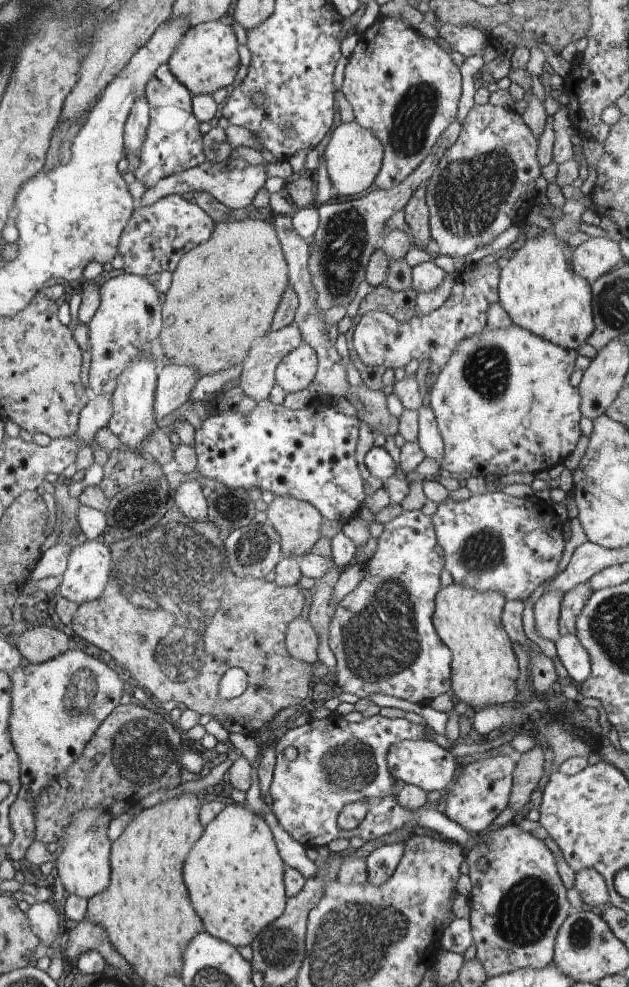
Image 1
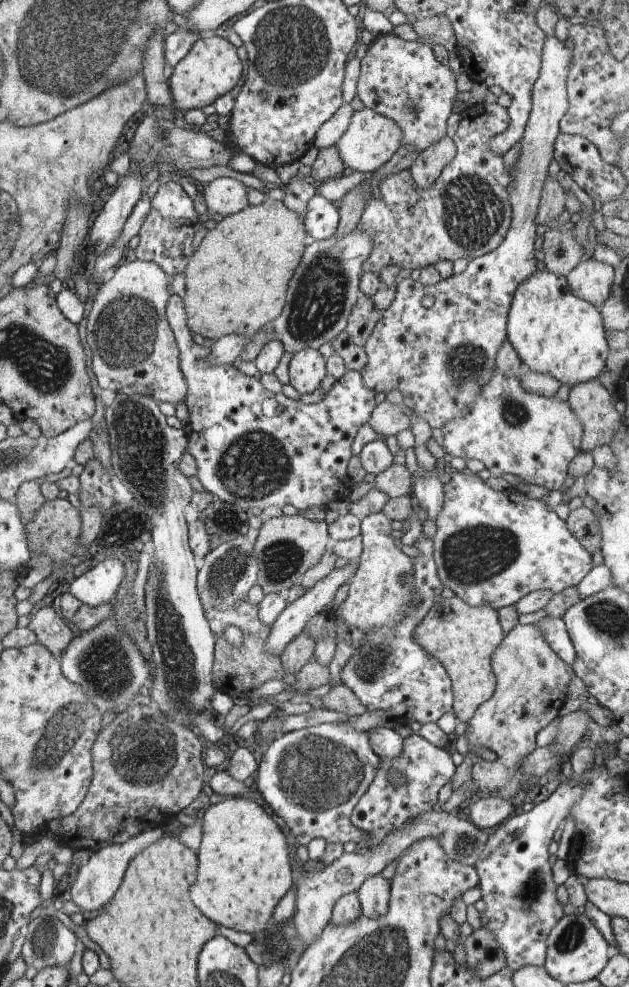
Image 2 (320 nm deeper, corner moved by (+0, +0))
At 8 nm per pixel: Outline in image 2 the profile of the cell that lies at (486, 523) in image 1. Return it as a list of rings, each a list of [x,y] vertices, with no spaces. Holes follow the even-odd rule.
[[[456,471],[452,477],[448,477],[446,481],[446,492],[444,496],[444,504],[440,514],[436,516],[436,533],[433,538],[433,556],[437,567],[438,577],[443,587],[452,590],[456,596],[462,598],[464,602],[468,602],[470,606],[484,606],[484,604],[492,604],[492,608],[500,611],[502,608],[516,605],[524,596],[528,596],[532,592],[552,590],[552,592],[560,593],[566,588],[577,587],[584,579],[584,576],[593,568],[592,556],[586,548],[582,547],[579,540],[568,530],[567,523],[556,514],[554,510],[549,510],[545,501],[533,499],[524,493],[511,488],[505,491],[494,491],[488,488],[476,474]]]

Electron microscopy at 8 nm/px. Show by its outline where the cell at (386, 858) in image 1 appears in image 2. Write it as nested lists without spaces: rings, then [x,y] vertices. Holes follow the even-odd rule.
[[[378,875],[364,880],[357,891],[361,915],[368,916],[368,918],[382,918],[388,912],[391,892],[388,881]]]

